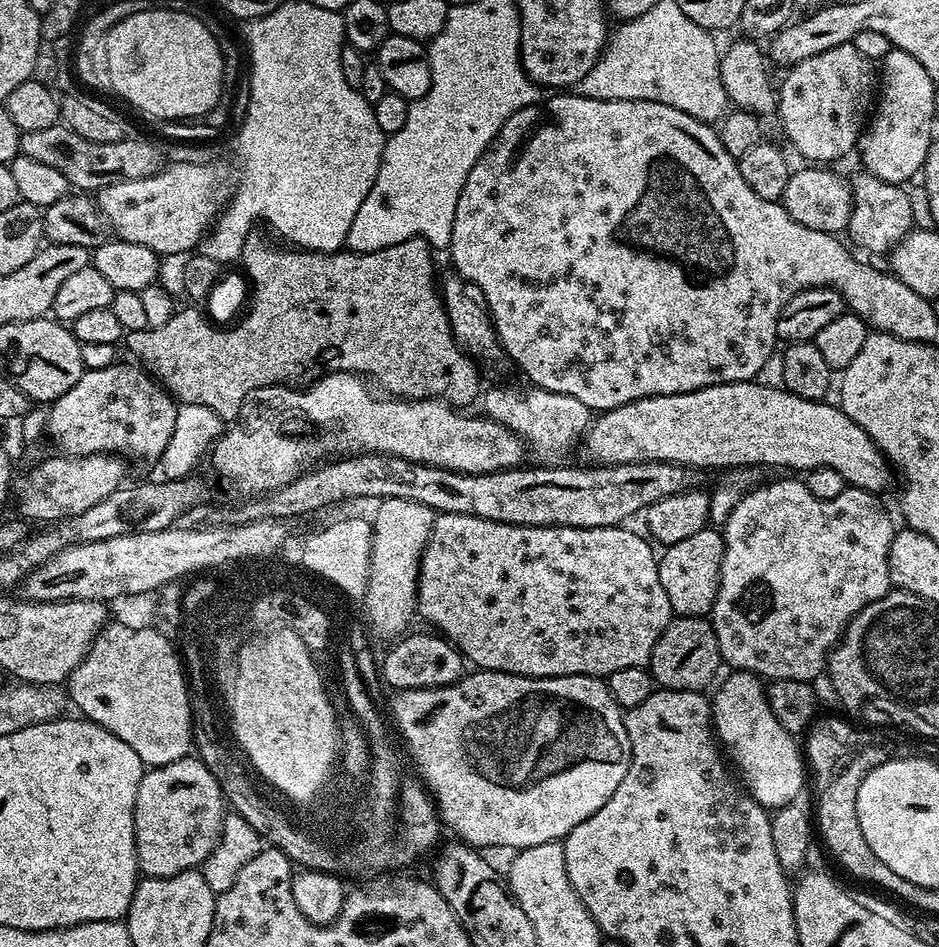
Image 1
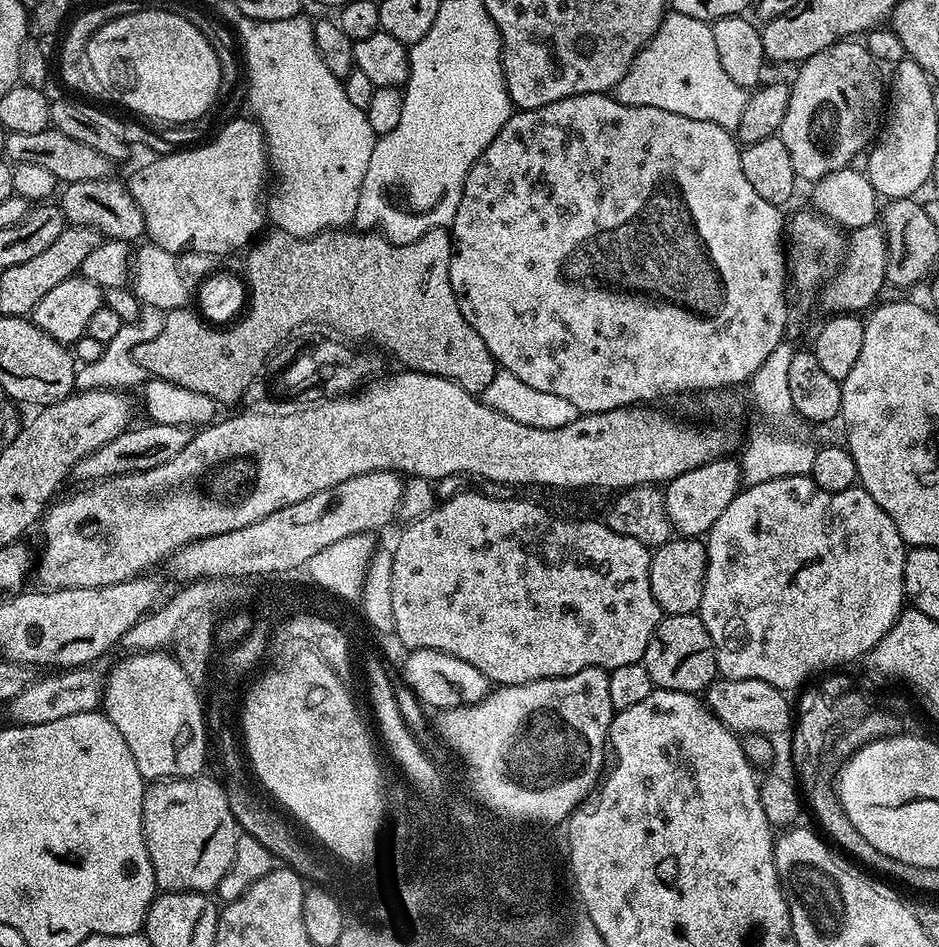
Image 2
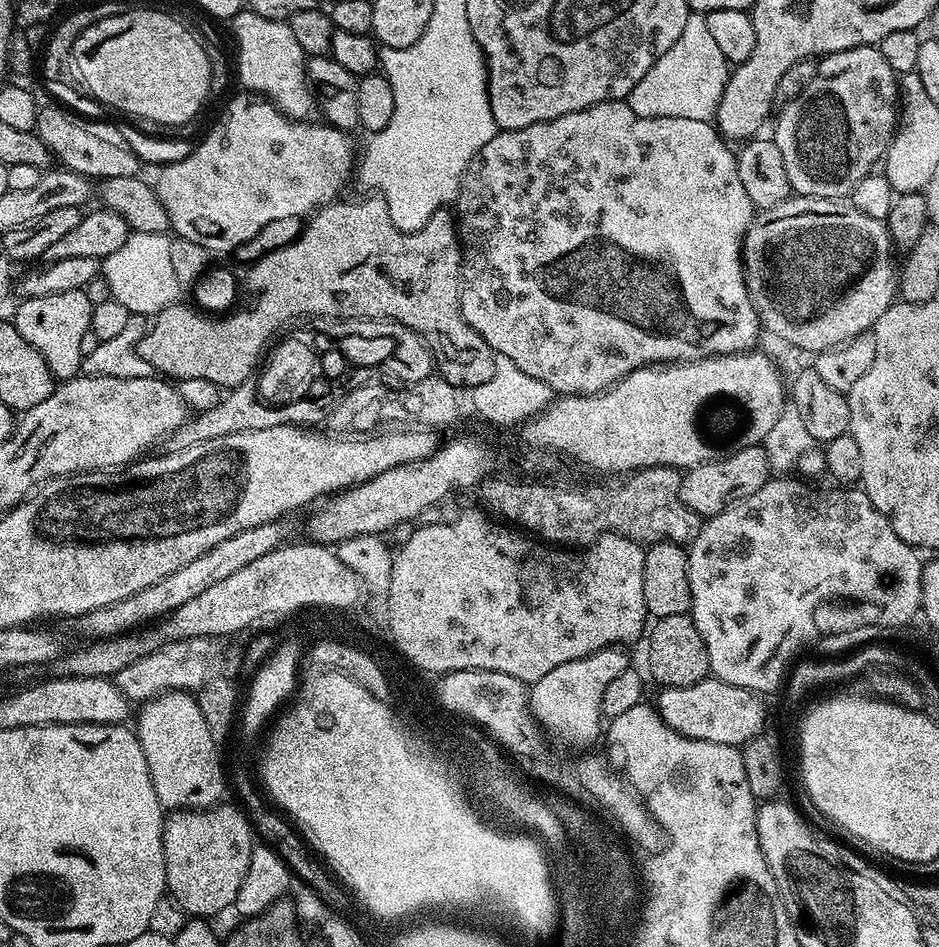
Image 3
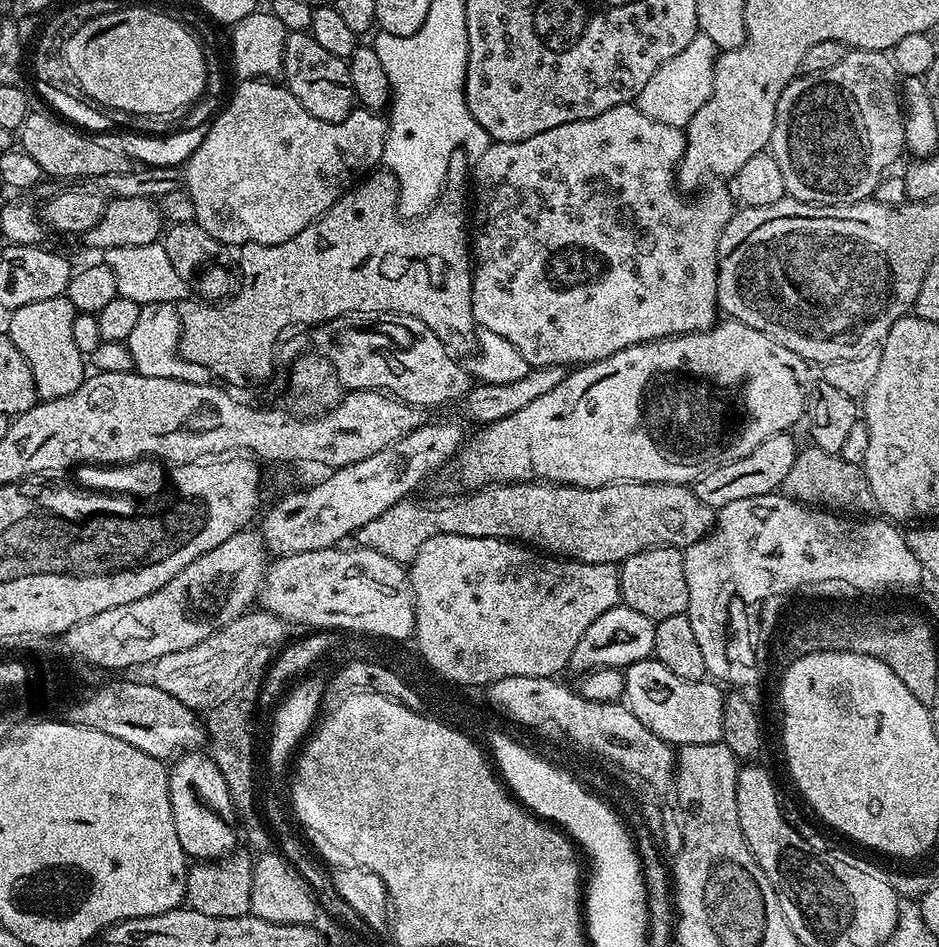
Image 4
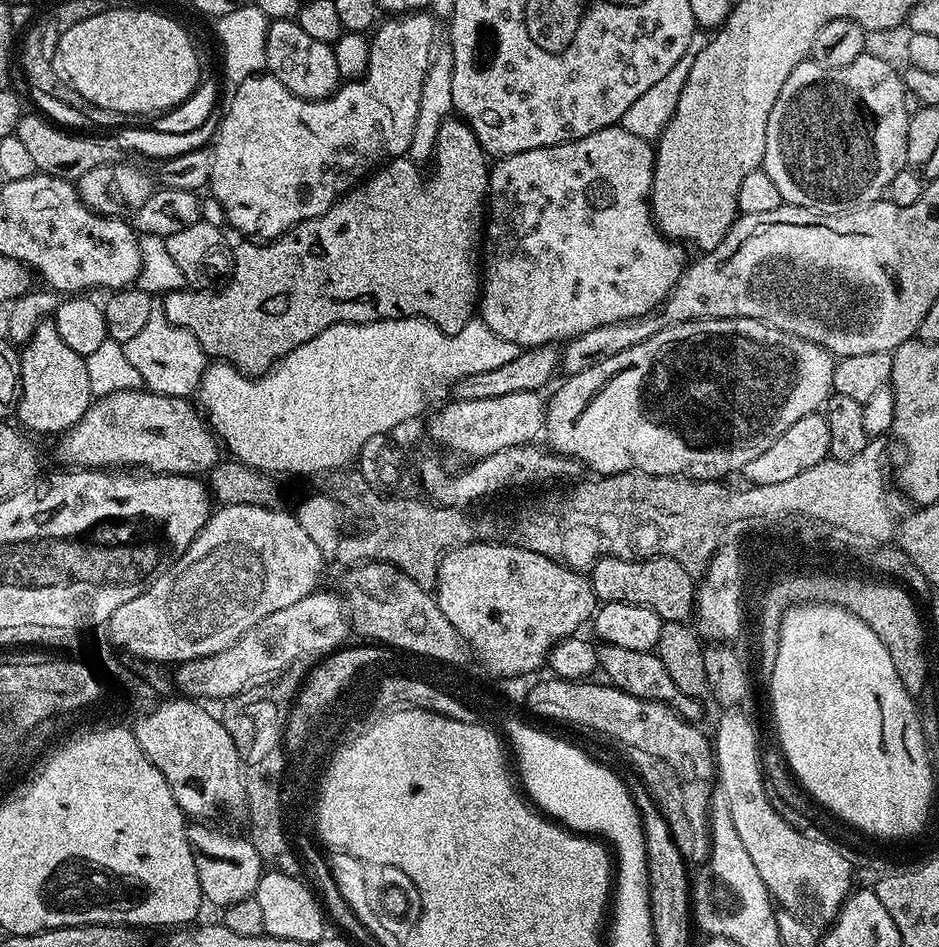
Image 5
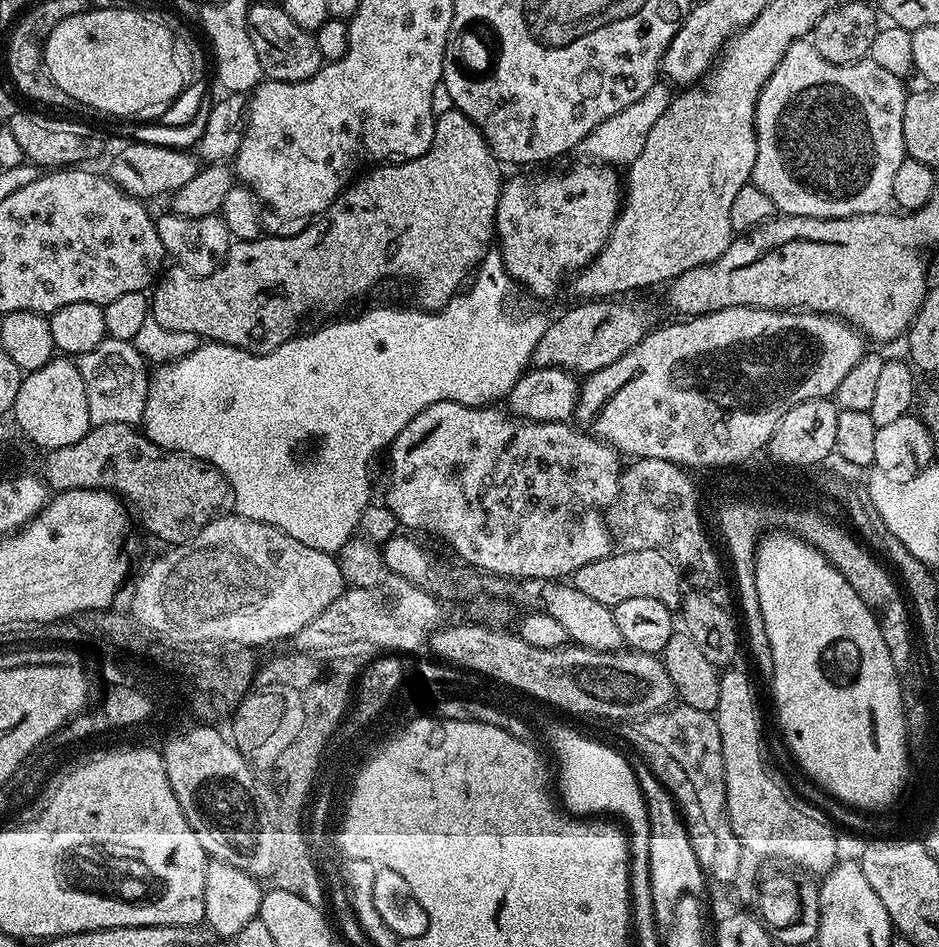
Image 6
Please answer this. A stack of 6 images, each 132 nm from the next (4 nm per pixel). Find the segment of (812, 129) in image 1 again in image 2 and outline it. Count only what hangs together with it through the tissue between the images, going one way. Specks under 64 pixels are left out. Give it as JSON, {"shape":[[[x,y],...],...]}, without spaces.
{"shape":[[[852,38],[839,40],[829,48],[818,50],[818,54],[795,69],[796,81],[790,84],[790,106],[786,106],[786,118],[782,118],[778,135],[786,150],[790,150],[790,162],[794,162],[794,170],[801,181],[815,182],[834,170],[849,167],[855,161],[852,159],[875,141],[882,127],[882,113],[886,108],[886,80],[880,77],[881,65],[877,64],[867,46],[856,42]]]}

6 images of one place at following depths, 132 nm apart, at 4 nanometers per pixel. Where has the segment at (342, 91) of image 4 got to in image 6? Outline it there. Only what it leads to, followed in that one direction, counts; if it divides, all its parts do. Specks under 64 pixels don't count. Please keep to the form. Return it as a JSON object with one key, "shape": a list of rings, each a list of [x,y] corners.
{"shape":[[[249,3],[248,29],[250,30],[250,42],[254,42],[254,50],[258,54],[258,62],[262,66],[264,76],[267,79],[281,80],[282,82],[293,84],[318,74],[322,61],[320,59],[320,51],[316,45],[315,35],[302,30],[302,26],[295,24],[279,3]]]}

